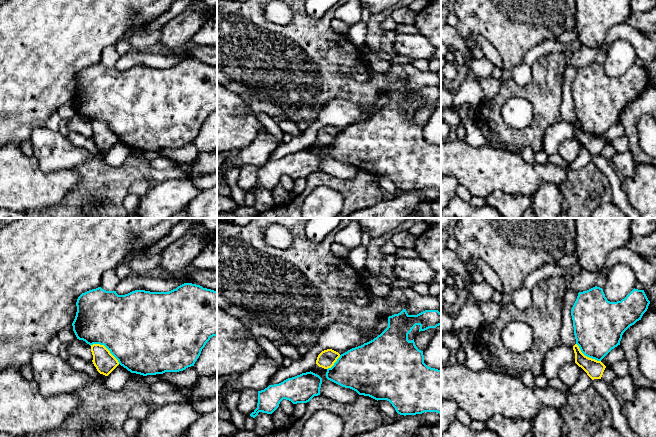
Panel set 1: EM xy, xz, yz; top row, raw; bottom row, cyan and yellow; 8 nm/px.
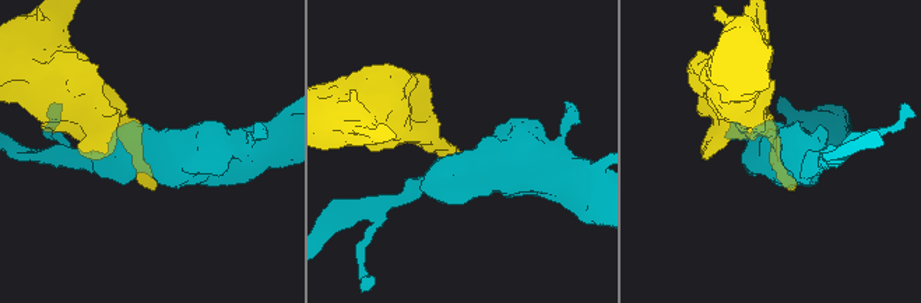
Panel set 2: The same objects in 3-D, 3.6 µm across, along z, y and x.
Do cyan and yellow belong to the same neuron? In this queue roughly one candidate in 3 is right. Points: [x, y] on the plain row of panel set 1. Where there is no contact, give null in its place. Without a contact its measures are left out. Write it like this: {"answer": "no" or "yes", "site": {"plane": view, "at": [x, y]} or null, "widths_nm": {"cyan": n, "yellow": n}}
{"answer": "no", "site": {"plane": "xy", "at": [106, 123]}, "widths_nm": {"cyan": 500, "yellow": 170}}

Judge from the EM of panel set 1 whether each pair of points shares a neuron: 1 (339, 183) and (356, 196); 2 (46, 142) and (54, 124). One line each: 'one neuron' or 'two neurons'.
1: one neuron
2: two neurons

